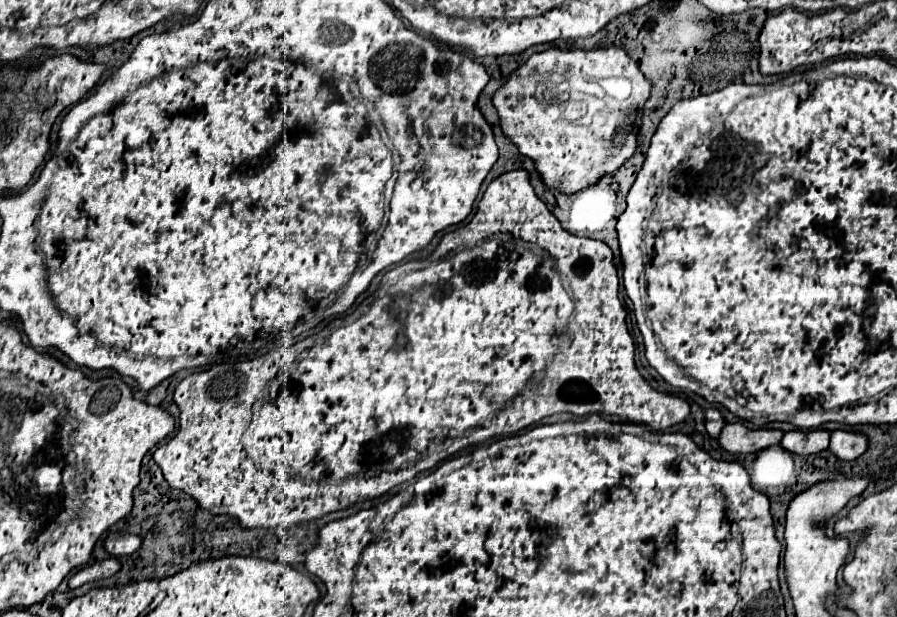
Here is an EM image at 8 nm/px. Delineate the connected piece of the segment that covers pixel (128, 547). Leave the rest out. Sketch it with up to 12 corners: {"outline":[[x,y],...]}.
{"outline":[[110,533],[104,547],[114,557],[132,555],[142,539],[132,533]]}

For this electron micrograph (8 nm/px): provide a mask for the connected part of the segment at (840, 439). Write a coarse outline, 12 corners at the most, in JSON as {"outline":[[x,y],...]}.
{"outline":[[836,429],[828,449],[852,461],[868,449],[864,433]]}

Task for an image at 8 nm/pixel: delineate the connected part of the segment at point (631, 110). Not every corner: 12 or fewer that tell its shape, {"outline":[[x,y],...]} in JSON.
{"outline":[[621,46],[532,55],[492,103],[548,187],[636,153]]}

